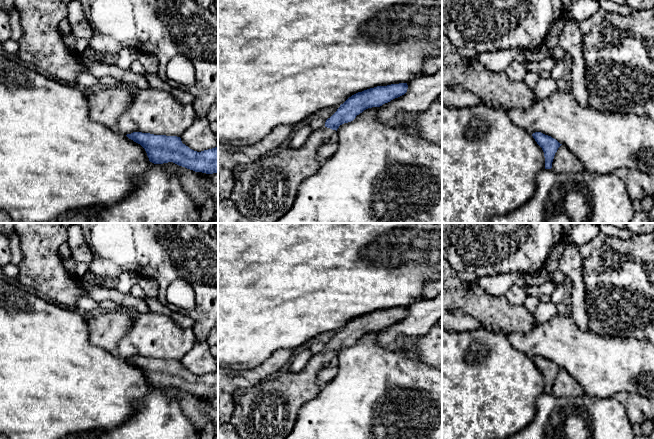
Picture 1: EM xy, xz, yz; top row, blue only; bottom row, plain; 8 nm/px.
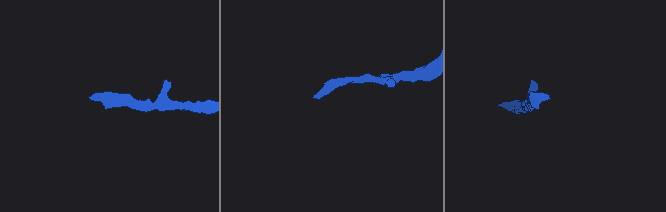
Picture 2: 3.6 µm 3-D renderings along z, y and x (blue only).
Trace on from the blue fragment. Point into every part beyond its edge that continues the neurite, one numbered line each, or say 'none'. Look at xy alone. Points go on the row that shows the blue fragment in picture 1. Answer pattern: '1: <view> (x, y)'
none

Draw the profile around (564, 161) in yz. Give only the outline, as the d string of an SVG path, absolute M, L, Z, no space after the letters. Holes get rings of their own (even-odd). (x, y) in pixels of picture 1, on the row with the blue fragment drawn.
M561 145L555 153L552 170L556 173L578 172L584 169L581 160L566 146Z

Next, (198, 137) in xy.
M196 116L180 138L183 144L197 152L218 147L218 135L211 131L207 117Z

